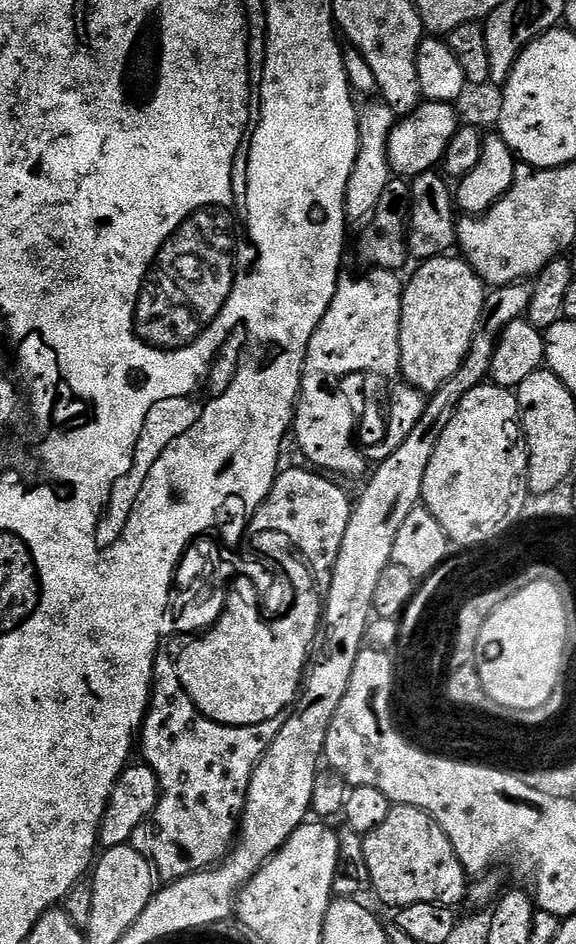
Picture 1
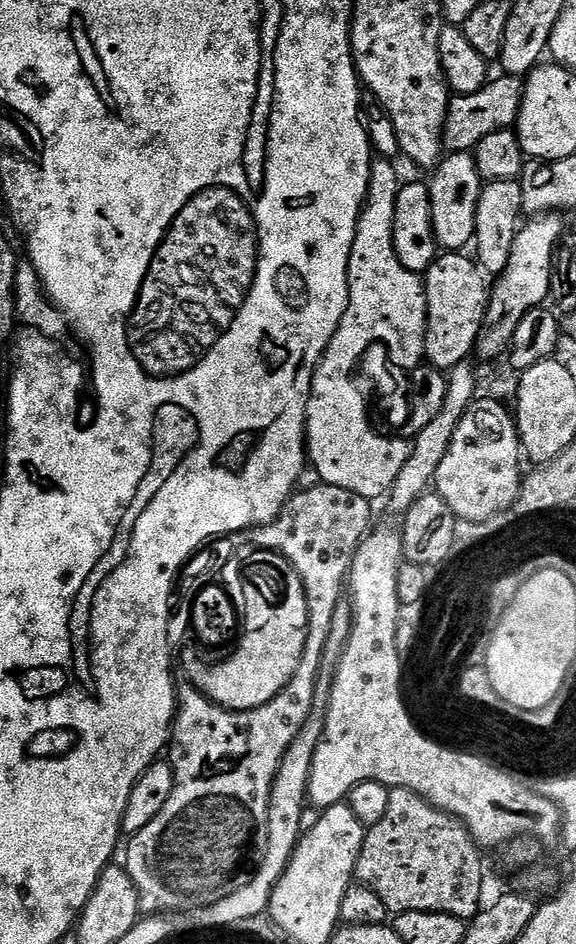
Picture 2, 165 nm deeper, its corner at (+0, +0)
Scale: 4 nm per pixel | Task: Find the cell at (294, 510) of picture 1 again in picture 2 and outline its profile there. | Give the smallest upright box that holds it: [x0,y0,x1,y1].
[126,482,374,914]

